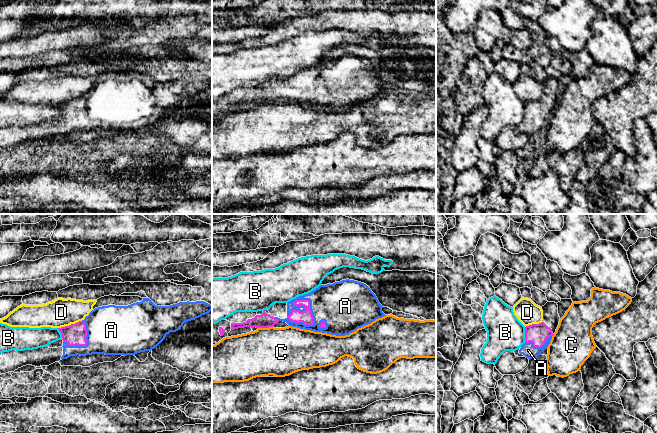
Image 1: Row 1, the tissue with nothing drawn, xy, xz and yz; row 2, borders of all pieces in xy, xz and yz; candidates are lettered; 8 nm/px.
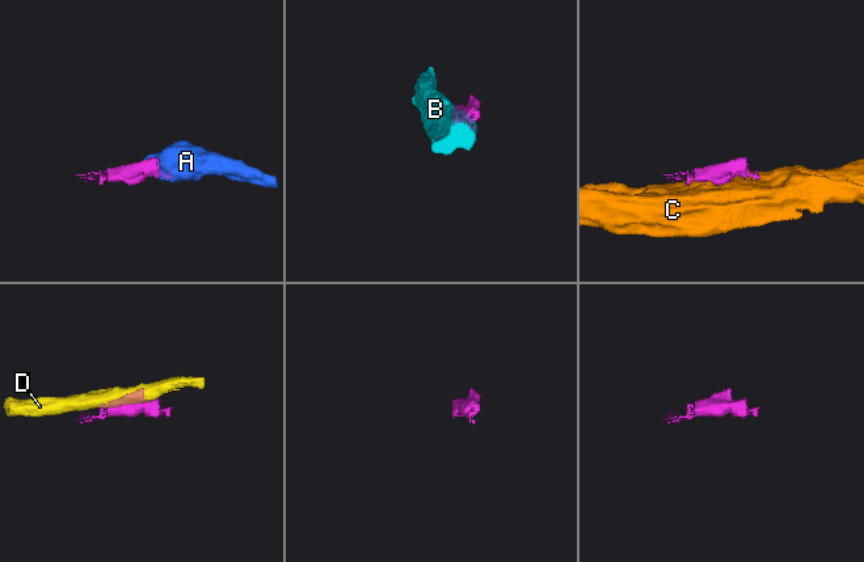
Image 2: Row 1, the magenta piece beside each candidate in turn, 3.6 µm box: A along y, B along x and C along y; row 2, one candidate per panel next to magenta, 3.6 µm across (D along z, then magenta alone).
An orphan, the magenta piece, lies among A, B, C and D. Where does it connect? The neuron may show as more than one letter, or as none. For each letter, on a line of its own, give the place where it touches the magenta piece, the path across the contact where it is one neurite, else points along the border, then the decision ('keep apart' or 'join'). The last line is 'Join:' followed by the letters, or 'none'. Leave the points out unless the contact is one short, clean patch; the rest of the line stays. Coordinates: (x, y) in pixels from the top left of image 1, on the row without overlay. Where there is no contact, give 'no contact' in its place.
A: meets magenta in xz at (309, 83); join
B: meets magenta in yz at (525, 111); keep apart
C: meets magenta in xz at (265, 103); keep apart
D: meets magenta in xy at (69, 101); keep apart
Join: A

